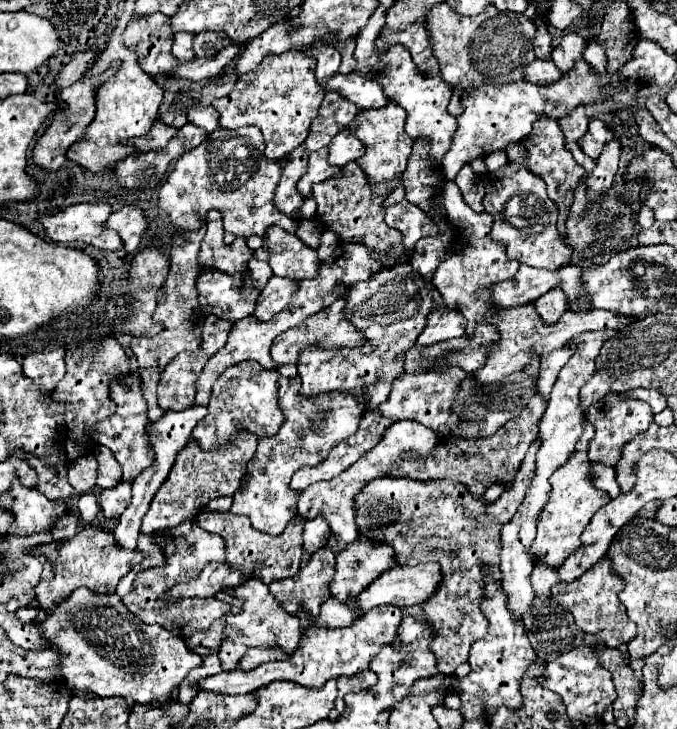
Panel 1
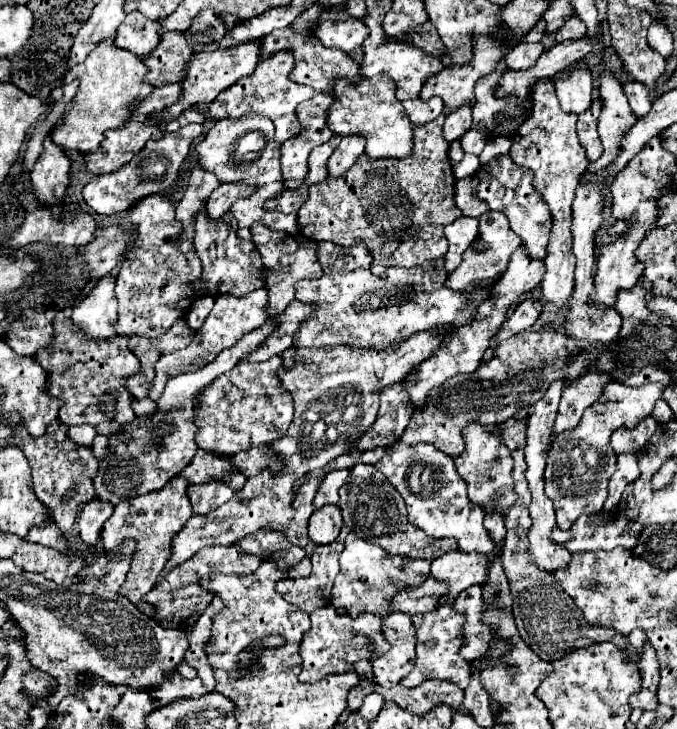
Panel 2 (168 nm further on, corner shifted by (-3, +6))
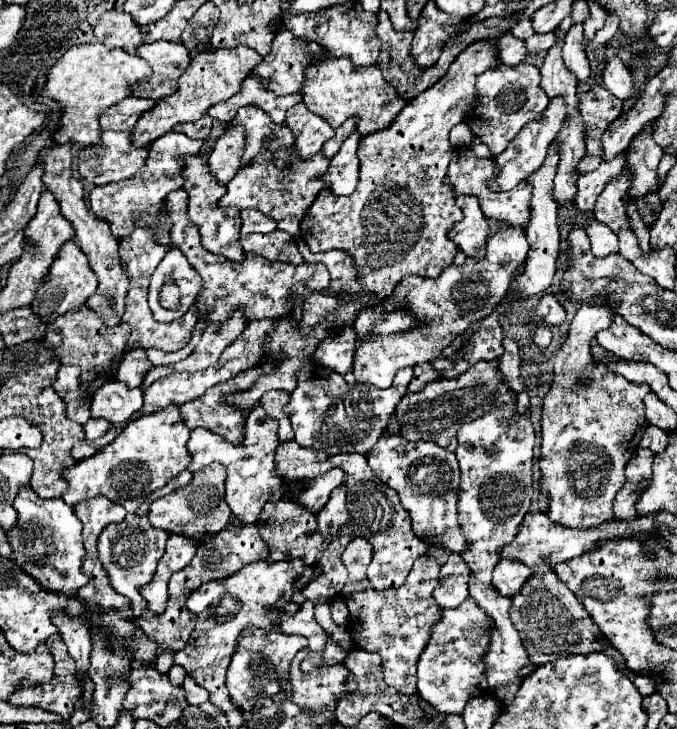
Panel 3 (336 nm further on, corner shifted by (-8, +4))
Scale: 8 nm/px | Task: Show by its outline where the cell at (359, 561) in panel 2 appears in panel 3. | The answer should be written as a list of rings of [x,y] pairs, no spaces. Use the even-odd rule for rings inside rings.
[[[364,537],[352,539],[342,553],[342,563],[350,573],[340,595],[350,611],[348,627],[362,649],[380,653],[386,685],[396,687],[400,693],[414,695],[418,693],[416,665],[420,653],[424,651],[426,641],[430,641],[432,625],[438,623],[438,619],[442,617],[442,609],[438,607],[438,603],[434,603],[432,597],[434,587],[438,587],[440,565],[432,557],[418,557],[402,587],[376,591],[374,587],[370,587],[370,581],[366,579],[366,567],[370,559],[372,559],[372,545]]]

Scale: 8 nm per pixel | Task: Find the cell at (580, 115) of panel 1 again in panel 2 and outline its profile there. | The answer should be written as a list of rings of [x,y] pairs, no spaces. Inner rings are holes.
[[[575,65],[567,67],[571,73],[565,81],[557,81],[557,97],[561,103],[561,109],[565,113],[585,113],[593,101],[593,79],[591,71],[587,69],[577,69]]]

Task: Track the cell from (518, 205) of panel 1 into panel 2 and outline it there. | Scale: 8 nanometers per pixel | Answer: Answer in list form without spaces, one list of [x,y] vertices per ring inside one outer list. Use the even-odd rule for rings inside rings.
[[[505,155],[505,157],[493,159],[487,165],[481,165],[477,171],[477,177],[481,181],[477,187],[477,197],[487,201],[493,211],[505,213],[511,229],[521,237],[523,249],[529,253],[529,257],[533,259],[547,257],[547,241],[549,241],[549,233],[553,227],[553,219],[549,213],[549,207],[545,205],[545,199],[539,197],[533,185],[533,173],[525,167],[515,165]]]

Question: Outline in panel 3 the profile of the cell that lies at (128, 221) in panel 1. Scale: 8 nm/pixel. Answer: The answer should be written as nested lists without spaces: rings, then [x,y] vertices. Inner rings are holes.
[[[68,241],[66,245],[62,245],[56,261],[52,263],[52,267],[48,269],[42,287],[36,291],[34,301],[30,305],[30,309],[34,311],[34,315],[38,315],[44,323],[56,319],[58,315],[64,315],[66,311],[80,307],[86,303],[86,299],[96,291],[96,275],[88,265],[86,255],[78,249],[78,245],[74,241]]]

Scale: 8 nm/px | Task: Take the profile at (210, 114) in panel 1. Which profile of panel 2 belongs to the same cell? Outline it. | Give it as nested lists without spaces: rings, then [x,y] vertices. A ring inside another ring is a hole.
[[[173,83],[173,85],[165,85],[155,89],[155,93],[151,97],[147,97],[145,101],[141,101],[135,111],[137,113],[145,113],[145,115],[153,115],[157,111],[163,111],[165,107],[173,105],[175,101],[179,101],[181,97],[181,83]]]

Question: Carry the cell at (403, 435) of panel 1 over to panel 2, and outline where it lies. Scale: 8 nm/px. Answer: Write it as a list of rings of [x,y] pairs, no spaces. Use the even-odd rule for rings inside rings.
[[[335,469],[335,471],[329,471],[329,475],[323,479],[321,487],[317,489],[315,493],[315,499],[313,499],[313,507],[315,509],[321,509],[325,505],[337,505],[339,501],[339,487],[347,481],[349,477],[349,469]]]

